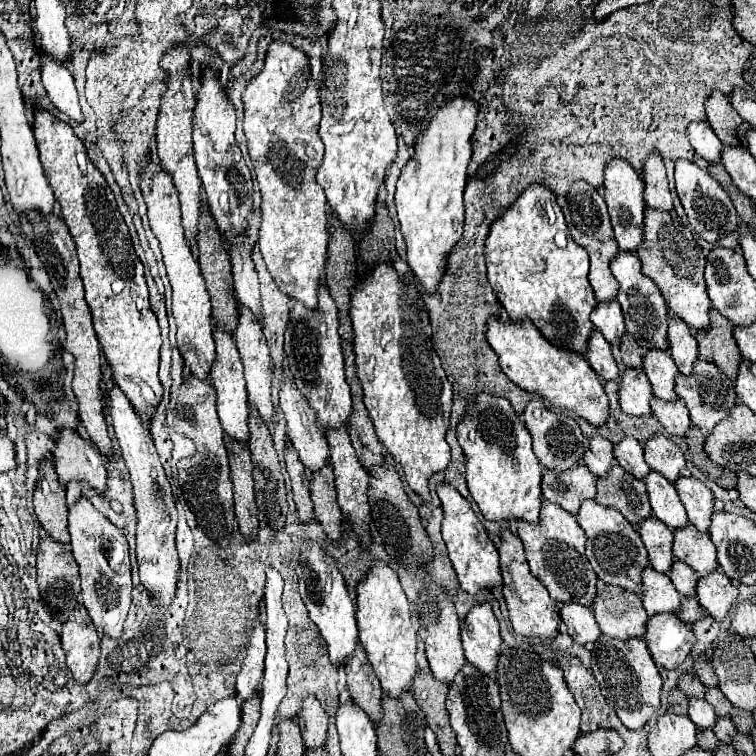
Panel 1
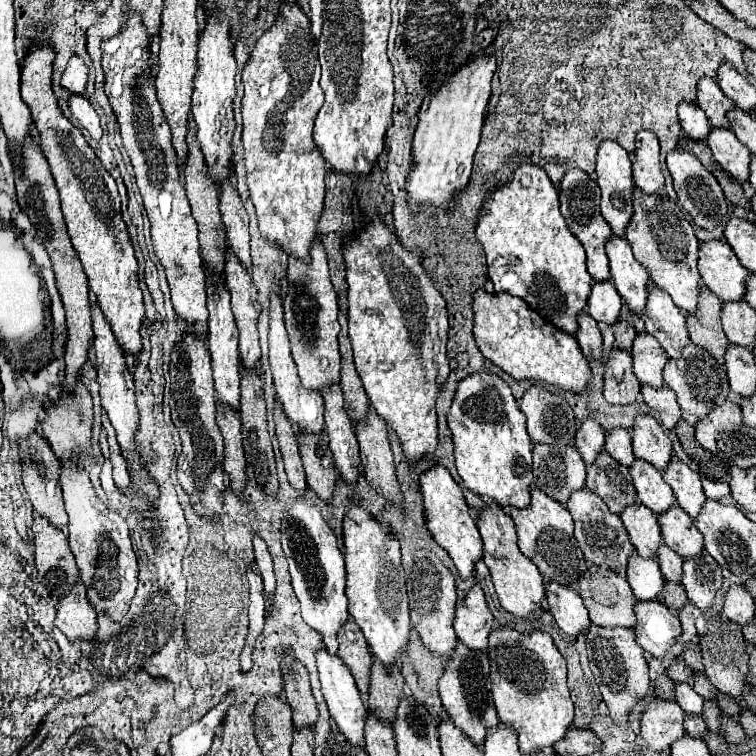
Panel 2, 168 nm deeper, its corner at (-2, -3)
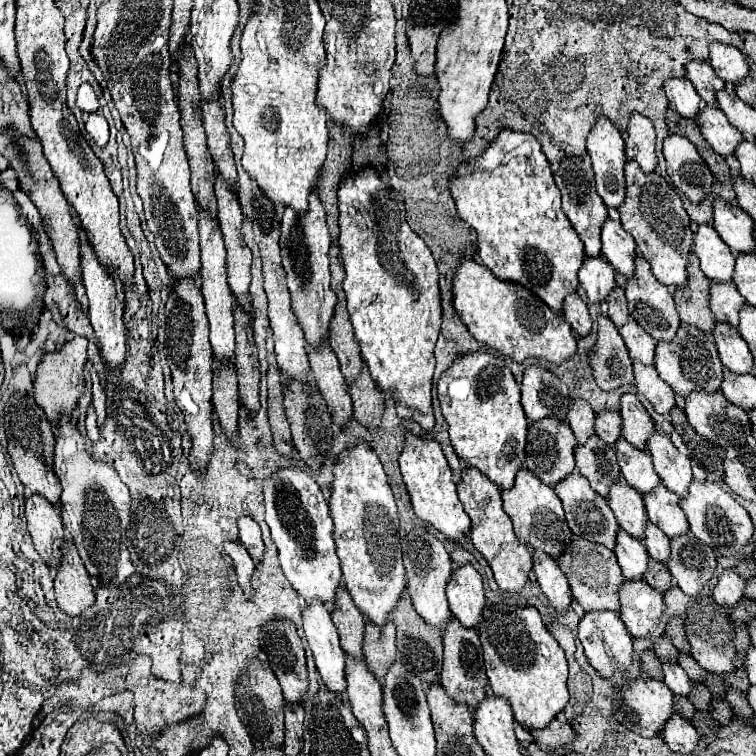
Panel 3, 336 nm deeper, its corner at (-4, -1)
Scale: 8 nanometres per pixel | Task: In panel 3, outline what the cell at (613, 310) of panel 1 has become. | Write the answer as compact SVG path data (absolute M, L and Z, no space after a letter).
M586 257L584 267L578 271L578 281L584 287L590 303L602 303L616 287L616 271L604 257Z

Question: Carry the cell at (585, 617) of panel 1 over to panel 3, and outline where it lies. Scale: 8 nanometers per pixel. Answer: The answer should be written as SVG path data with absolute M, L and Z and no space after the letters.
M532 551L534 557L534 575L542 587L542 593L548 597L550 605L564 615L572 605L572 591L566 581L566 575L560 571L558 563L542 551Z

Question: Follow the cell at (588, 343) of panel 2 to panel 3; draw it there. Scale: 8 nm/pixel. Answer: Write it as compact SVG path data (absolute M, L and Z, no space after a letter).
M570 295L564 301L564 319L570 323L572 331L580 335L590 335L592 331L592 319L588 315L586 303L578 295Z

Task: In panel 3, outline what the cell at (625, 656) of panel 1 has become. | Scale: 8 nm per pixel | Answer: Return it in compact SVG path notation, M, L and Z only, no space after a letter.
M598 611L598 613L586 613L580 619L580 633L578 639L584 645L588 663L596 669L596 673L602 679L612 679L612 675L624 675L632 665L632 637L628 635L622 619L618 613L612 611Z

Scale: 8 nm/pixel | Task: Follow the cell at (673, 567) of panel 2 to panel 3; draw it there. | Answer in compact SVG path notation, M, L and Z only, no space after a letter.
M648 523L644 533L644 545L648 549L648 555L658 563L668 563L670 559L670 539L652 523Z

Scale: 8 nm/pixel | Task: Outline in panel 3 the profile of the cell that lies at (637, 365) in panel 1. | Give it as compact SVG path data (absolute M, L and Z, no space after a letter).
M616 287L608 297L608 315L610 315L612 323L616 323L616 327L630 321L630 311L626 307L626 297L624 297L624 291L620 287Z

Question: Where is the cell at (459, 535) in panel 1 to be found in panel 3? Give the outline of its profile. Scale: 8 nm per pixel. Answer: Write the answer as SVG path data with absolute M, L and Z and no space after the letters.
M408 433L406 447L400 453L398 463L400 463L400 471L404 477L406 489L410 493L410 501L412 501L416 517L434 525L448 541L460 543L460 537L466 537L470 533L472 523L458 499L456 483L452 481L452 471L442 453L442 447L436 441L424 441L424 439Z

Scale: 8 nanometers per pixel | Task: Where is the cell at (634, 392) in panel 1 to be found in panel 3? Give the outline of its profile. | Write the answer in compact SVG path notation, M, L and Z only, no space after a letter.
M608 317L598 319L598 341L590 351L590 363L602 391L634 383L632 361L624 347L624 339Z

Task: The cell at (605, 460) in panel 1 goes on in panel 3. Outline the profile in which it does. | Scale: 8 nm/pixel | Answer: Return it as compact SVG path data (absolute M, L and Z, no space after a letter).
M578 399L572 403L572 409L568 411L568 425L572 427L578 445L586 443L592 437L594 421L596 421L596 415L586 401Z

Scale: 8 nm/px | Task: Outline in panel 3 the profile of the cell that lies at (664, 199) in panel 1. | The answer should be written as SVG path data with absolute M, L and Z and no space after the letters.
M632 115L628 131L624 133L626 141L626 157L636 161L644 173L652 173L658 167L658 159L654 153L654 125L650 119L642 115Z

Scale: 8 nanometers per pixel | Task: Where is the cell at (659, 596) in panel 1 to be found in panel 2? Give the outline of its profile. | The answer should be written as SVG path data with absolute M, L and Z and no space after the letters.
M636 551L628 557L628 569L626 579L634 591L634 597L638 601L650 601L658 599L658 595L664 589L664 577L658 569L656 559L644 559Z

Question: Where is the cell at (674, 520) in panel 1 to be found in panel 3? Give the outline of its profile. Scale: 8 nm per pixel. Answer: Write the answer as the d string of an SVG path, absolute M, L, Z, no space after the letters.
M620 439L614 445L618 453L618 461L622 467L622 477L628 481L630 487L634 487L638 493L646 495L646 491L654 491L660 485L660 477L654 471L652 457L644 451L638 451L634 445L630 445L626 439Z

